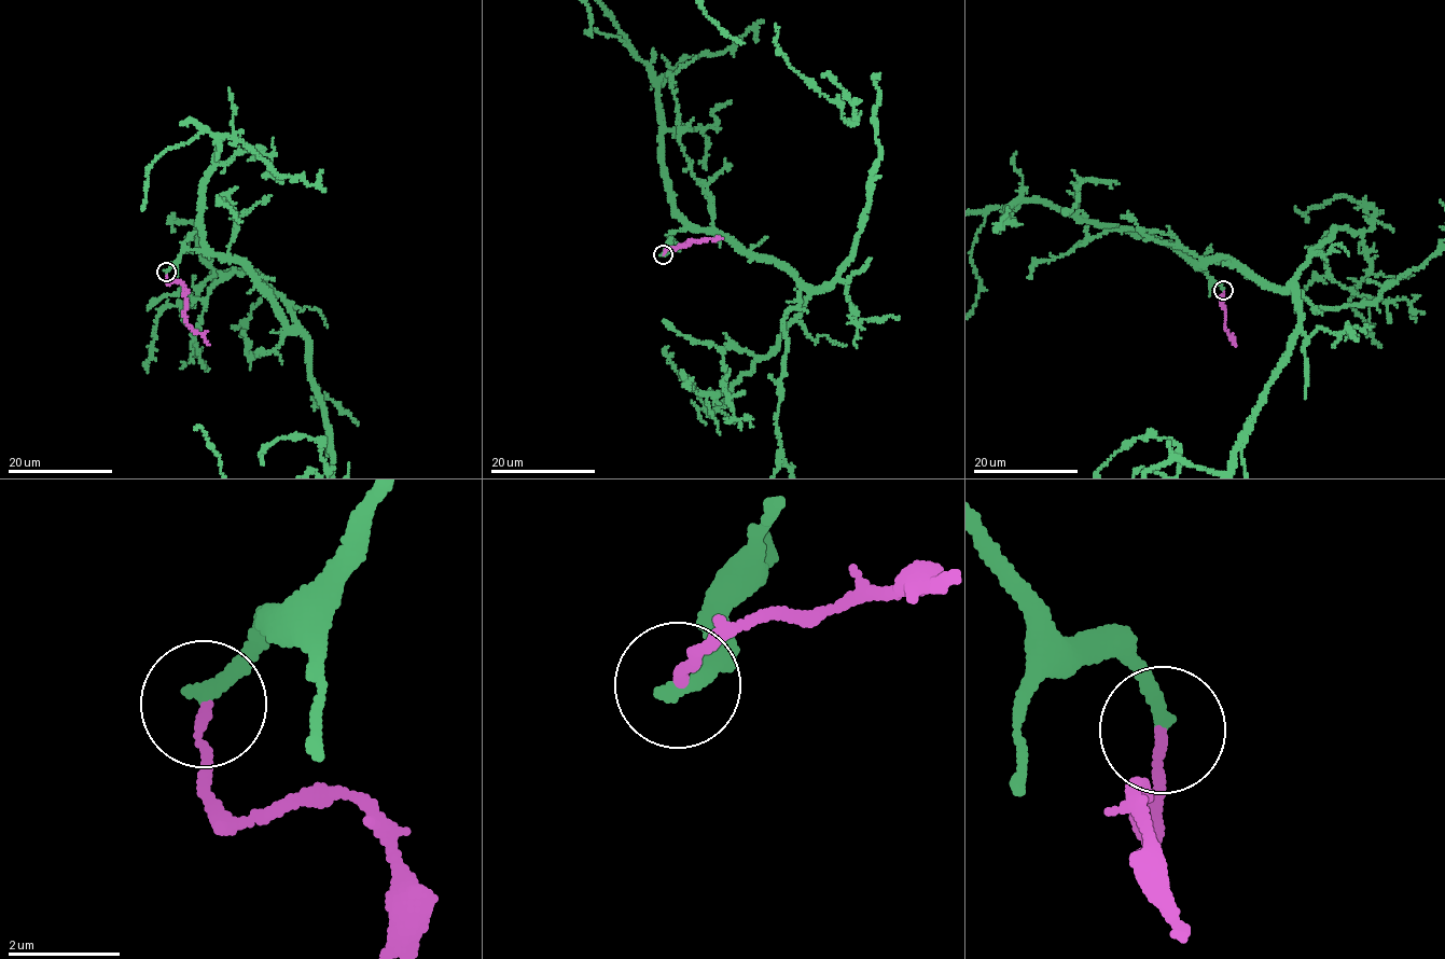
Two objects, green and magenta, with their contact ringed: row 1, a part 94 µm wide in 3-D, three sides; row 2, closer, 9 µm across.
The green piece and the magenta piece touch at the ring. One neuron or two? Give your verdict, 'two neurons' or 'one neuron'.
one neuron

